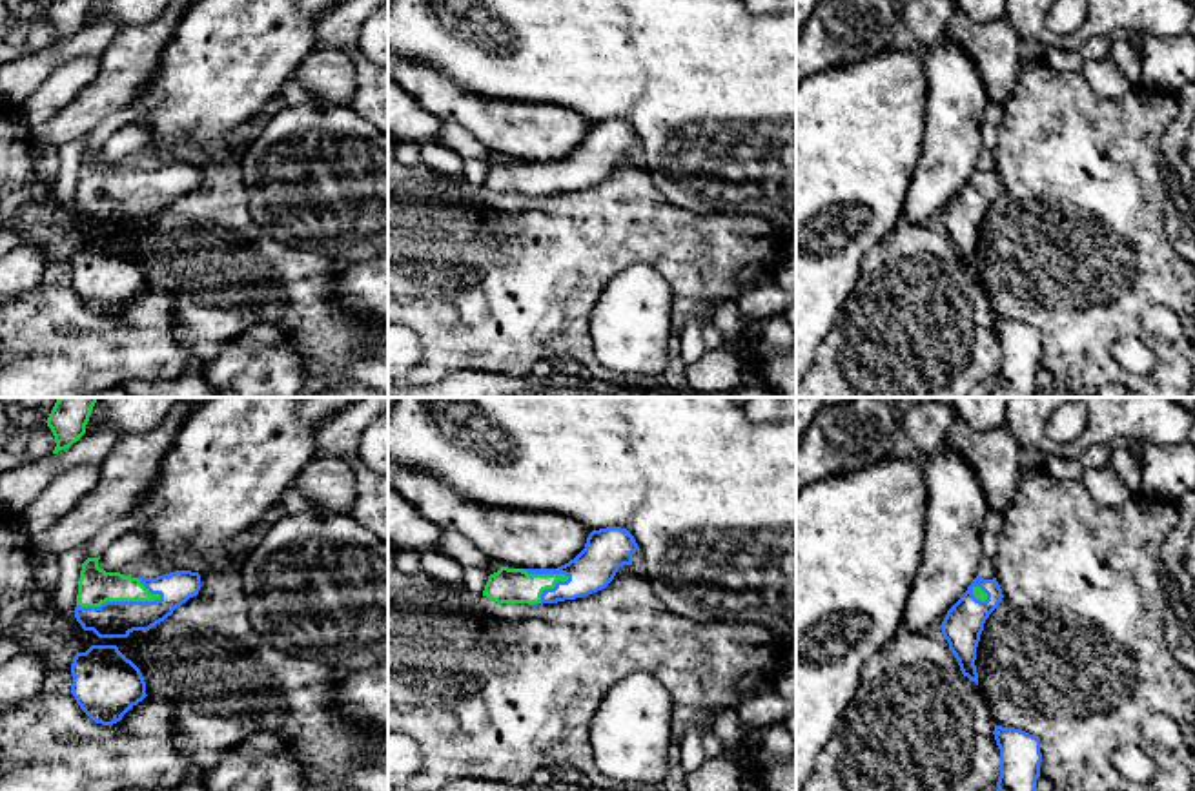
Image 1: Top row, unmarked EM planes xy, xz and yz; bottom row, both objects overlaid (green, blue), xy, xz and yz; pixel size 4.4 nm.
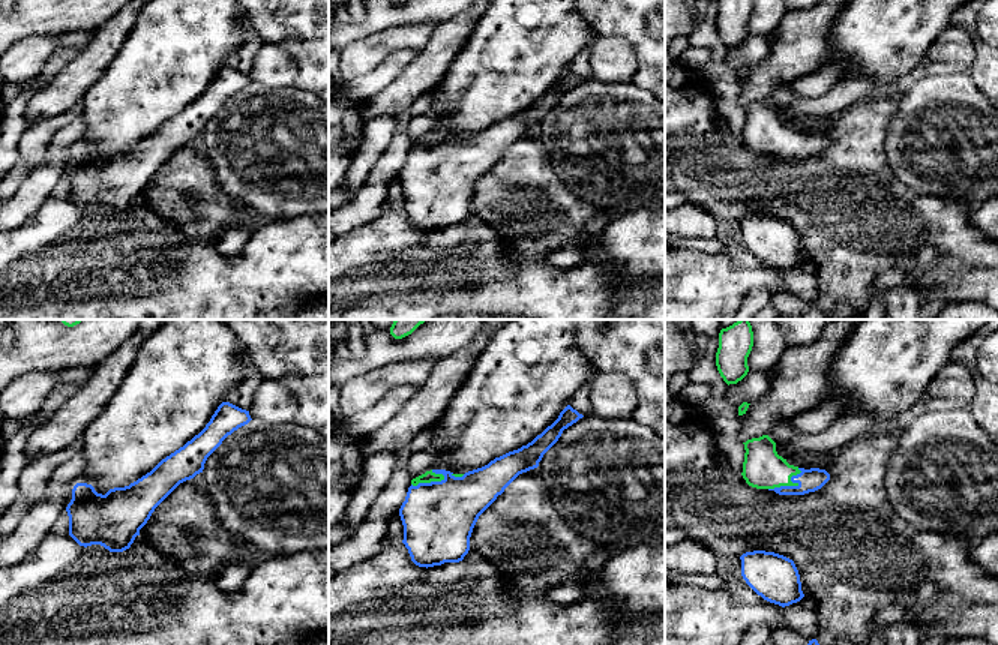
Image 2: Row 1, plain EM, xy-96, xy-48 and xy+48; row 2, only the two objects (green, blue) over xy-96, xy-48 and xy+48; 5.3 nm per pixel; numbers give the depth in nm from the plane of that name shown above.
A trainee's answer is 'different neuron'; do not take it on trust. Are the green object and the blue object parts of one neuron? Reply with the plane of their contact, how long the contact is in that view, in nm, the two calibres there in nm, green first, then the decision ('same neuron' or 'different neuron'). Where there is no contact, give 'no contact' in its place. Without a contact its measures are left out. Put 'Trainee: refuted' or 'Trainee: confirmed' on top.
Trainee: refuted
meets green in xy; contact 380 nm long; 160 nm thick on the green side, 160 nm on the other; same neuron

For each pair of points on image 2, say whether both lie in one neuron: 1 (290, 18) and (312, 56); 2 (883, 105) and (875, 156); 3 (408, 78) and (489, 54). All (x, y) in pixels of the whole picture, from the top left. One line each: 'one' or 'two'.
1: one
2: one
3: two

